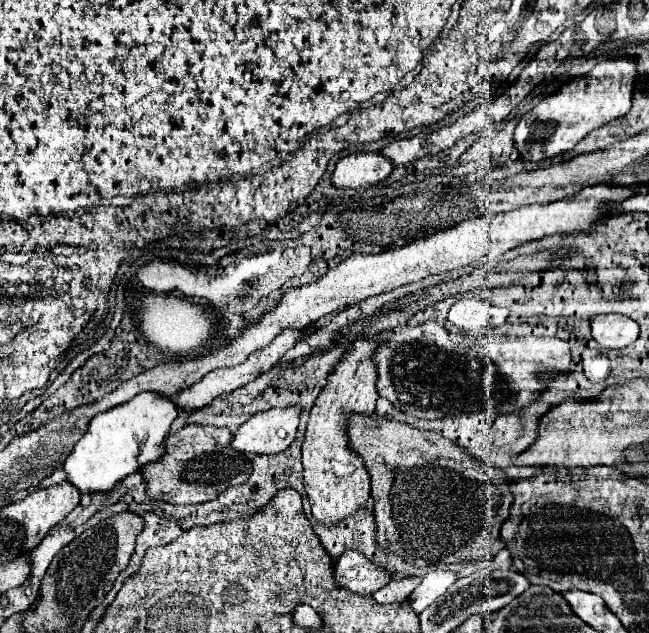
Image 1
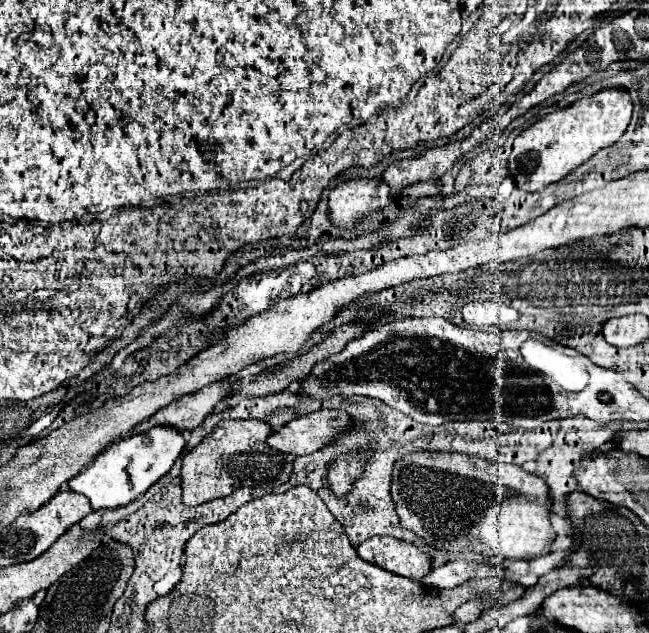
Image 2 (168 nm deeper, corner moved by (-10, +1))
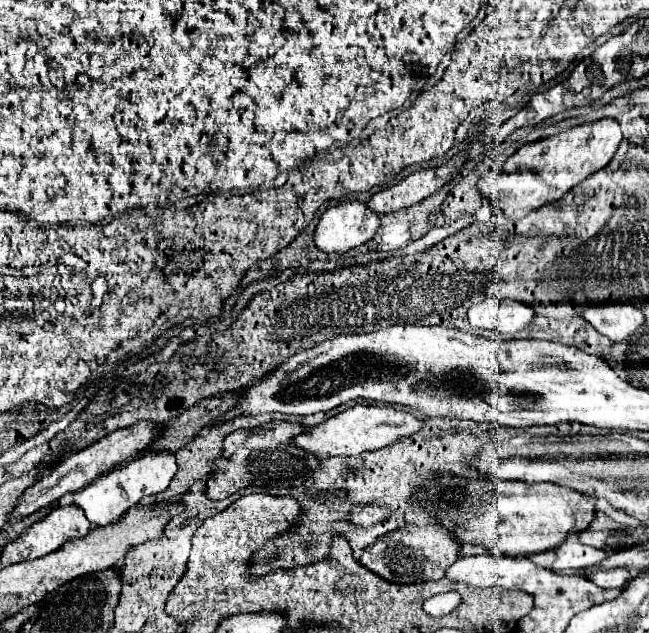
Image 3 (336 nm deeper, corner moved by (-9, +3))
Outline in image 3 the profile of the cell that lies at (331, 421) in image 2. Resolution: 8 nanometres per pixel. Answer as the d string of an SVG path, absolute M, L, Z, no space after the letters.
M354 406L354 408L348 408L340 414L336 414L330 420L322 422L320 426L306 430L304 434L296 436L292 442L302 450L308 450L312 454L320 454L322 458L360 456L362 452L368 452L368 450L386 448L386 446L398 442L398 438L408 438L410 434L416 434L418 430L422 430L422 420L402 408Z

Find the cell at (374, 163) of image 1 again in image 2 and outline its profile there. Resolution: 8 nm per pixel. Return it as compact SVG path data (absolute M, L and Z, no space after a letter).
M381 178L341 180L329 192L329 212L335 226L353 228L367 212L379 210L389 202L389 188Z

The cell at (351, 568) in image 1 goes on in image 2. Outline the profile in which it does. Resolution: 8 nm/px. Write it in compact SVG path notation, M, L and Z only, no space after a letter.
M389 536L365 540L361 546L357 546L357 554L365 562L409 580L421 580L431 570L431 560L419 548Z

